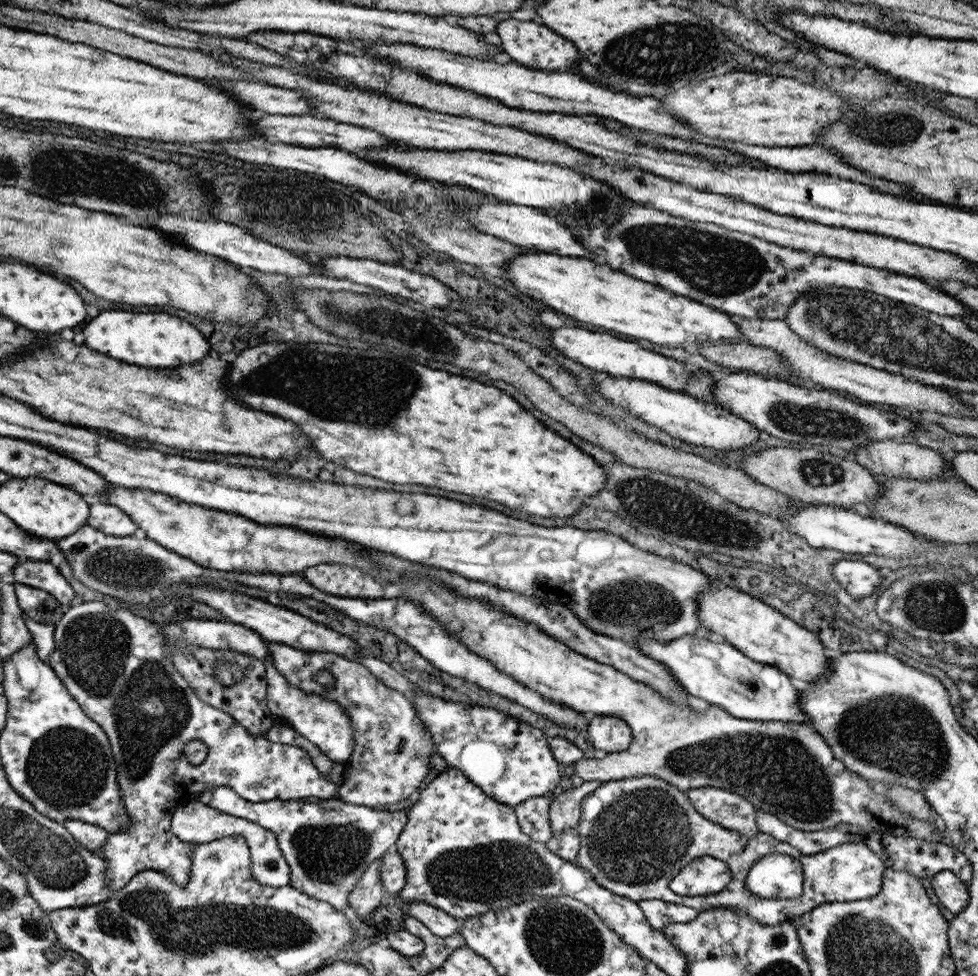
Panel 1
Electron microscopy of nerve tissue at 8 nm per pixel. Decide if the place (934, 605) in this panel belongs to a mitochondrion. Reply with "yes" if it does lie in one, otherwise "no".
yes

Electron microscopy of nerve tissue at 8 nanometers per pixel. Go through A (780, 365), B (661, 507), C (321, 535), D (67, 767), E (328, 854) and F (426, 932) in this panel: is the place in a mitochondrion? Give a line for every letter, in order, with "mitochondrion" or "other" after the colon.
A: other
B: mitochondrion
C: other
D: mitochondrion
E: mitochondrion
F: other

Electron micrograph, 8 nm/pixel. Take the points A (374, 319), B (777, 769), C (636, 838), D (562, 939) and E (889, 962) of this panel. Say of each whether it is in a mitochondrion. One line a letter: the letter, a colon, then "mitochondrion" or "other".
A: mitochondrion
B: mitochondrion
C: mitochondrion
D: mitochondrion
E: mitochondrion

